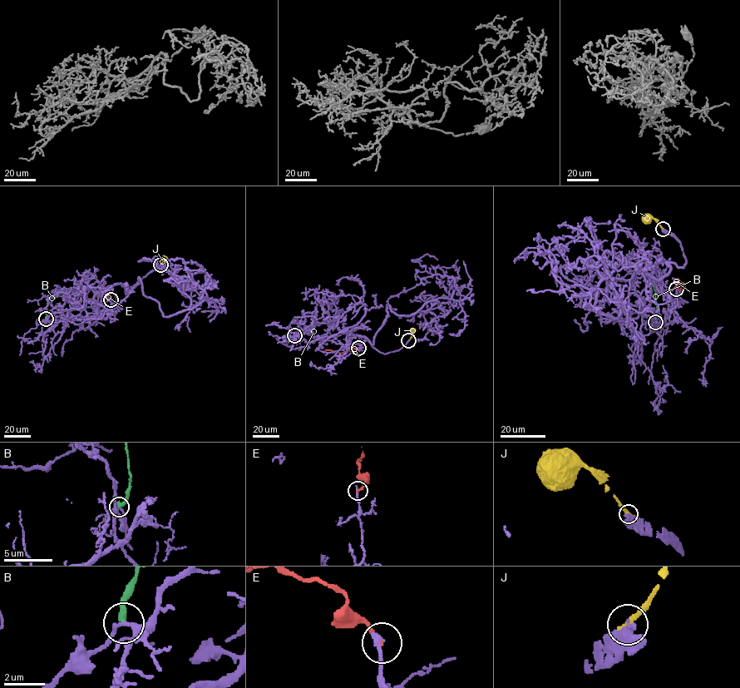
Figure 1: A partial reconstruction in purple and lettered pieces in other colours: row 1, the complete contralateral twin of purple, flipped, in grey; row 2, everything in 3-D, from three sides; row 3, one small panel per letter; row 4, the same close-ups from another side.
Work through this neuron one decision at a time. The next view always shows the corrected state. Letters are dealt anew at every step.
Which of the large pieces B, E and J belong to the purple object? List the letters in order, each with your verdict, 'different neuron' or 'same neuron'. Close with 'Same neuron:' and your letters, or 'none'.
B: different neuron
E: different neuron
J: different neuron
Same neuron: none

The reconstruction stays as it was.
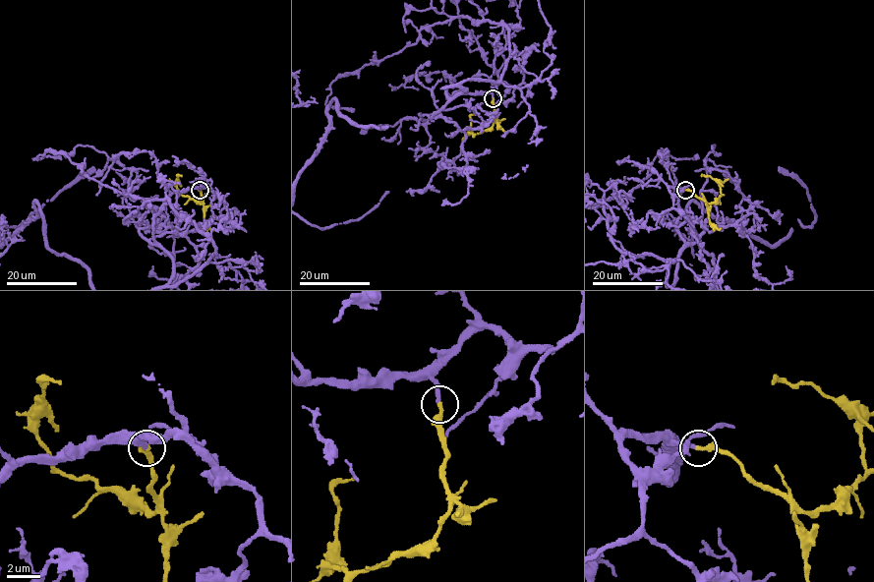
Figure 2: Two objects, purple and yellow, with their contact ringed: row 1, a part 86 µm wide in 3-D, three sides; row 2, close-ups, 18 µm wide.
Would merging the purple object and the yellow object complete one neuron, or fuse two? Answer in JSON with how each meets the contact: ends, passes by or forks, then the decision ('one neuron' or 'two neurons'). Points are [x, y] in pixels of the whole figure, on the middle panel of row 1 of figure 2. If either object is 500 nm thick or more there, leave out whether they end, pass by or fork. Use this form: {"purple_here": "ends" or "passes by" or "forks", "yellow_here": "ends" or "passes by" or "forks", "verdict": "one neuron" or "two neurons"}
{"purple_here": "ends", "yellow_here": "ends", "verdict": "one neuron"}

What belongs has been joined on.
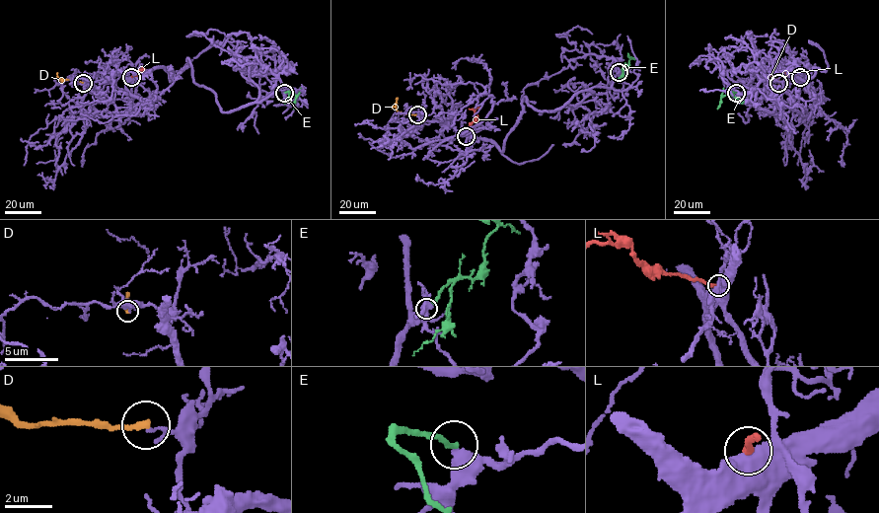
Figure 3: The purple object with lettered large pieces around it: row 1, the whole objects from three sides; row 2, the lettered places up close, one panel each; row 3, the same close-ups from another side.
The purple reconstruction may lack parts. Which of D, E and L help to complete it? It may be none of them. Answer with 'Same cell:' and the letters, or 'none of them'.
Same cell: none of them

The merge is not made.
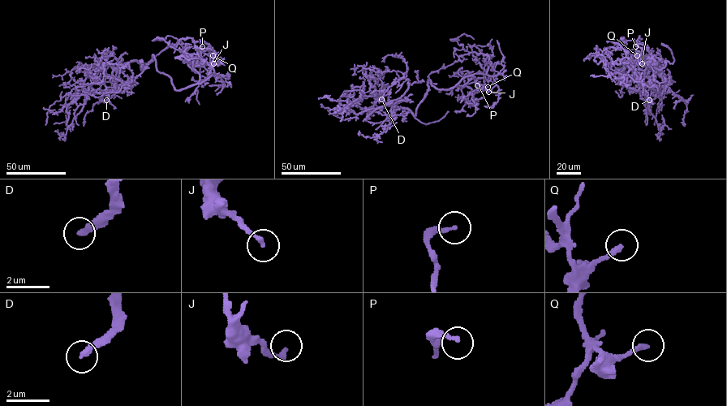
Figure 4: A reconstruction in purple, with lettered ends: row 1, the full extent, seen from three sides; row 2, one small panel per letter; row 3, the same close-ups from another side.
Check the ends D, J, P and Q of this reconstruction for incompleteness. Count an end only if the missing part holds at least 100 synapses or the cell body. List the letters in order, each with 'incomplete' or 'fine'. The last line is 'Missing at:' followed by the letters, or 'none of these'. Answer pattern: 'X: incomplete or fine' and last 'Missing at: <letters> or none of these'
D: incomplete
J: fine
P: fine
Q: fine
Missing at: D

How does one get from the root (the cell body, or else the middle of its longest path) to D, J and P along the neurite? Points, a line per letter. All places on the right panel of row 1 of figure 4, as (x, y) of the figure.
D: (630, 58), (634, 54), (659, 70), (666, 63), (660, 61), (644, 71), (643, 92), (649, 100)
J: (630, 58), (640, 78), (638, 90), (630, 88), (625, 84), (630, 69), (628, 50), (634, 53), (642, 63)
P: (630, 58), (639, 73), (638, 90), (625, 84), (630, 69), (628, 50), (638, 55), (642, 53), (635, 46)

